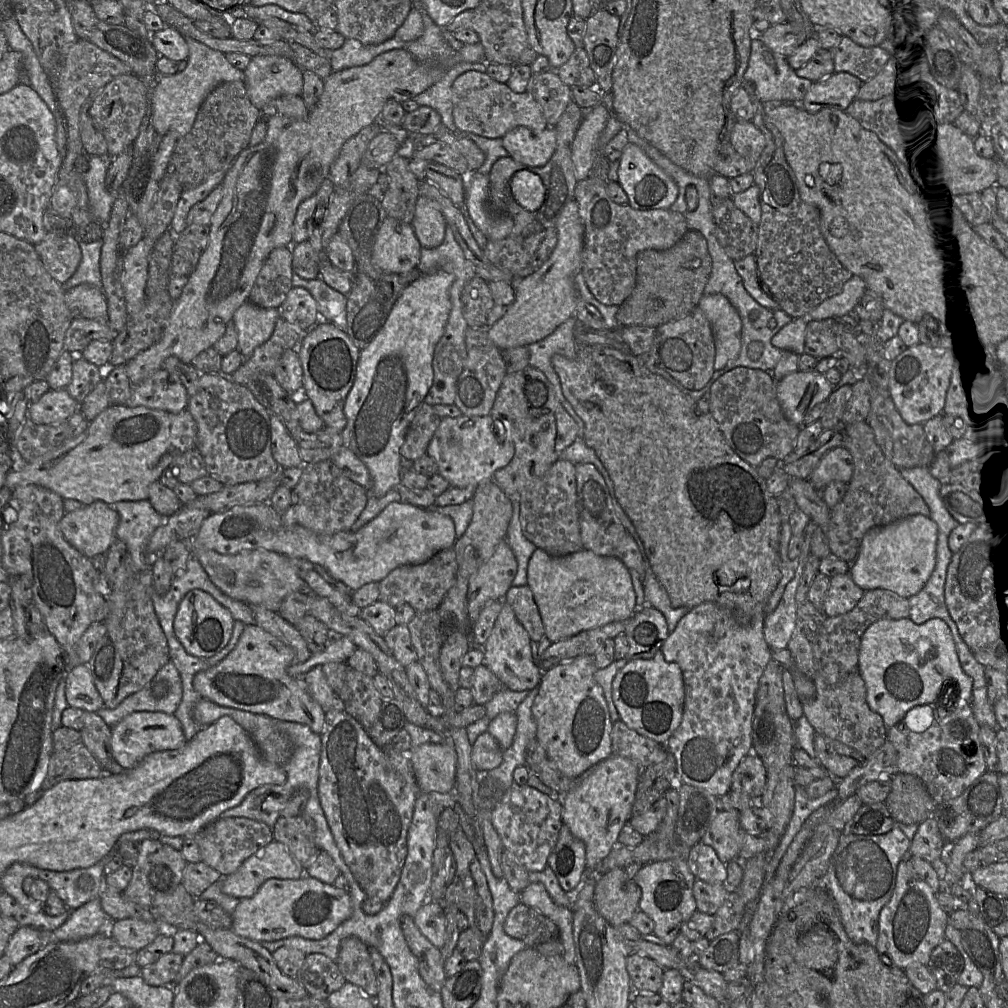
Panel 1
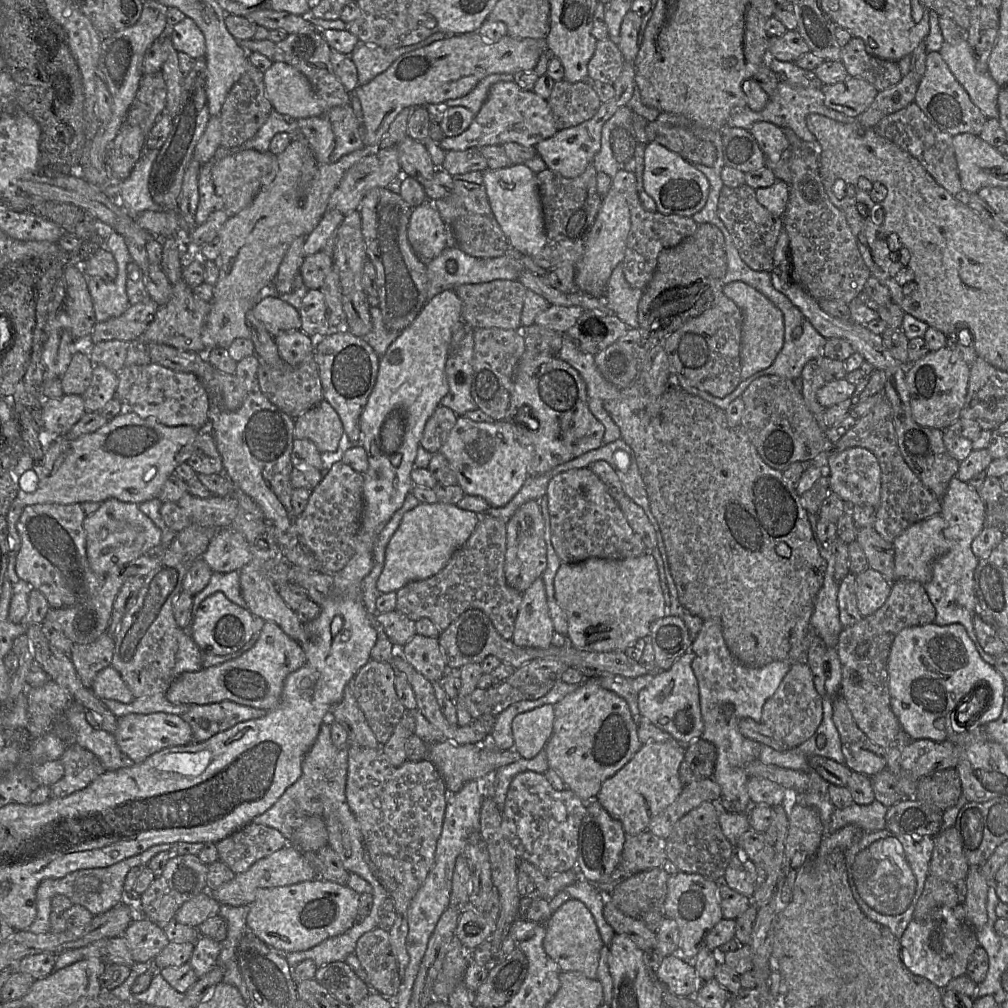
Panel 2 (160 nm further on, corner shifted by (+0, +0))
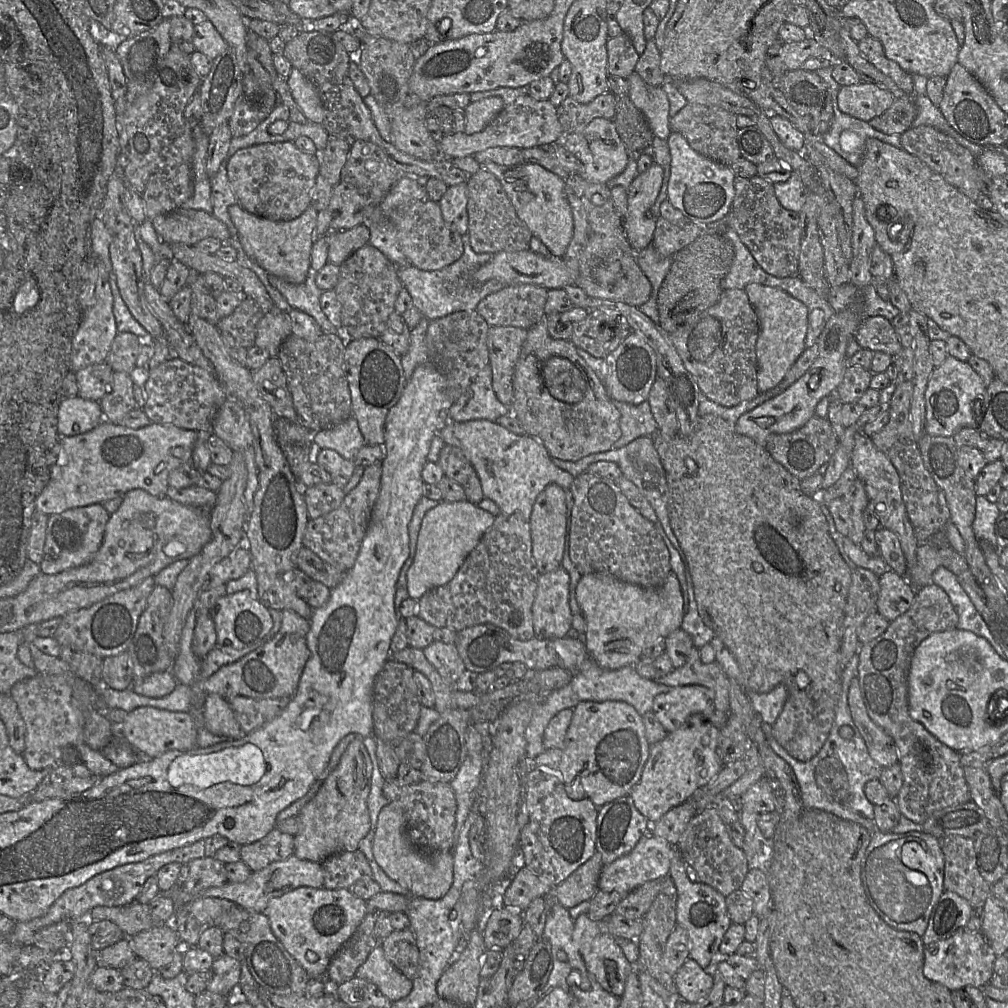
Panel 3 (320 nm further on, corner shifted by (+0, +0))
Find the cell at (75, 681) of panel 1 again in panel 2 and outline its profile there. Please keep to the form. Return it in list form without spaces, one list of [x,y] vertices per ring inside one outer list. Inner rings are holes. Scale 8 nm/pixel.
[[[111,666],[95,676],[90,689],[102,700],[130,703],[135,699],[120,674]]]

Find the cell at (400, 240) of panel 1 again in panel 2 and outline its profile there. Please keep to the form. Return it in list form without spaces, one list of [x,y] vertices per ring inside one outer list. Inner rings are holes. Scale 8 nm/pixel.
[[[431,200],[412,209],[407,234],[412,249],[423,261],[437,257],[446,246],[455,245],[450,227]]]

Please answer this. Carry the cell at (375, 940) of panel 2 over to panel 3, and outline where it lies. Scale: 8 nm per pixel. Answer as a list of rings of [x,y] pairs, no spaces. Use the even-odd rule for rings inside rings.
[[[408,927],[395,930],[378,946],[383,948],[386,959],[407,978],[413,980],[419,971],[419,949],[413,931]]]

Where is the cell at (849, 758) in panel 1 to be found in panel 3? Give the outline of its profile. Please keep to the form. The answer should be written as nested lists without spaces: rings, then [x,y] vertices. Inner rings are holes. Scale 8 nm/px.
[[[853,679],[848,690],[848,706],[853,722],[867,747],[870,757],[882,768],[898,762],[898,751],[893,738],[869,717],[859,683]]]

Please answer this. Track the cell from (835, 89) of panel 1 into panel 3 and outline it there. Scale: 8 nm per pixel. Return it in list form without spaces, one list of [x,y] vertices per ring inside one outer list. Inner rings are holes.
[[[872,83],[840,87],[836,105],[838,109],[856,119],[869,122],[882,115],[895,101],[893,94]]]

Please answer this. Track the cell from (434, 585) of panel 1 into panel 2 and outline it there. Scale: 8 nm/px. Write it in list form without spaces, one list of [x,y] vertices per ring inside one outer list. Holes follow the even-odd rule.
[[[480,514],[468,540],[455,551],[439,573],[425,580],[410,582],[396,591],[396,611],[413,621],[427,618],[439,630],[445,630],[465,611],[477,609],[490,619],[504,639],[511,640],[522,593],[507,584],[506,548],[507,522]]]

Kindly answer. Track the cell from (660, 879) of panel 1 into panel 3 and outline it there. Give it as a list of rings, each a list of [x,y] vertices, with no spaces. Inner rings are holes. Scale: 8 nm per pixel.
[[[674,847],[668,875],[677,890],[676,922],[685,929],[689,939],[689,958],[696,961],[705,971],[712,970],[719,955],[722,939],[732,924],[725,897],[713,887],[700,881],[691,881],[686,871],[688,865]]]

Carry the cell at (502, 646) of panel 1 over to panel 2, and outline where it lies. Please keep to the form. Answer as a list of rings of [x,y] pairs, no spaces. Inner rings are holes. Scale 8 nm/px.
[[[541,577],[522,593],[511,640],[519,647],[547,648],[554,635],[545,585]]]

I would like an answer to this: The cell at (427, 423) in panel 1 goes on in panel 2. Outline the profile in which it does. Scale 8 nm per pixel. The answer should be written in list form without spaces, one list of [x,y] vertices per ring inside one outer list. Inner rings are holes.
[[[441,405],[436,407],[425,424],[420,446],[432,454],[438,452],[458,417],[450,408]]]

